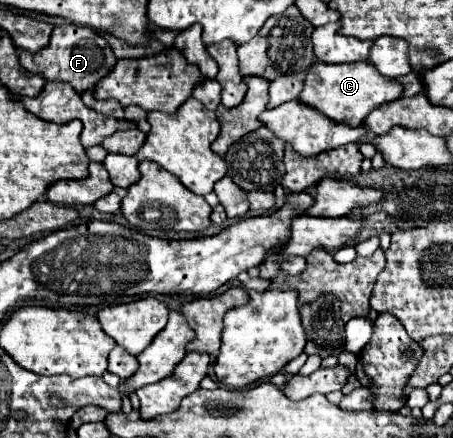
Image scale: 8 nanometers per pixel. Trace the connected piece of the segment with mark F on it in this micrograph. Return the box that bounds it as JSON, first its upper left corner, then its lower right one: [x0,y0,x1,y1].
[19,24,117,92]

